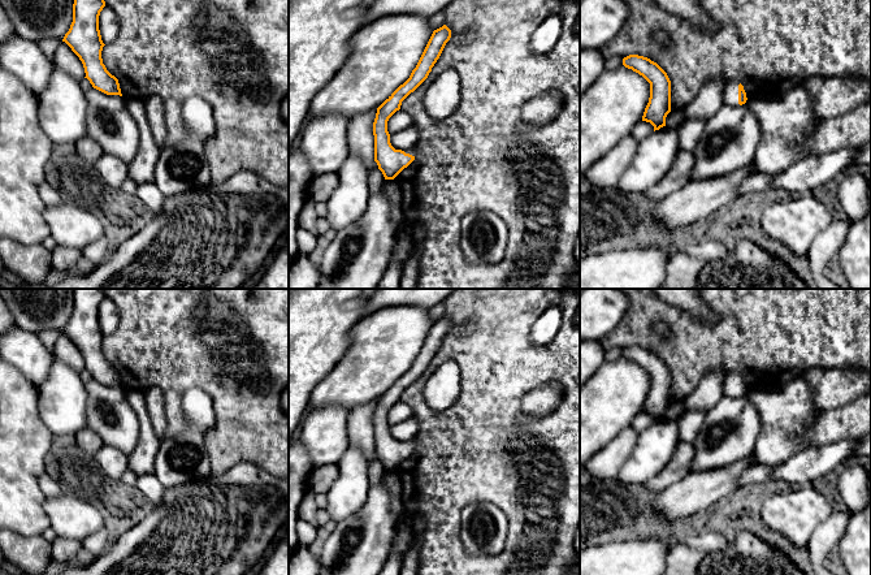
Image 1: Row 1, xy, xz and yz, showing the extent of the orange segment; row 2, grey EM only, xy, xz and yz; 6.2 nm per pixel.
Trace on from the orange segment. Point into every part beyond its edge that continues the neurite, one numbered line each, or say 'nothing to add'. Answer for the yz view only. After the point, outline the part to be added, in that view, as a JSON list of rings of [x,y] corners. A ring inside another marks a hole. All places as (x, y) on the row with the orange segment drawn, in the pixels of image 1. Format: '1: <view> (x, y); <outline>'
1: yz (731, 91); [[[738,81],[727,82],[723,90],[723,105],[740,105],[738,104]]]

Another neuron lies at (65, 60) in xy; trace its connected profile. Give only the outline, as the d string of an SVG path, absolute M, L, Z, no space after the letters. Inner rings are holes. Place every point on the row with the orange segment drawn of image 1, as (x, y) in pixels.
M62 40L55 53L53 65L58 70L69 73L78 82L86 77L82 61Z

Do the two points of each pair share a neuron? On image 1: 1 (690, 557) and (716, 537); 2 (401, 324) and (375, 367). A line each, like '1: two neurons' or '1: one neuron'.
1: two neurons
2: one neuron

